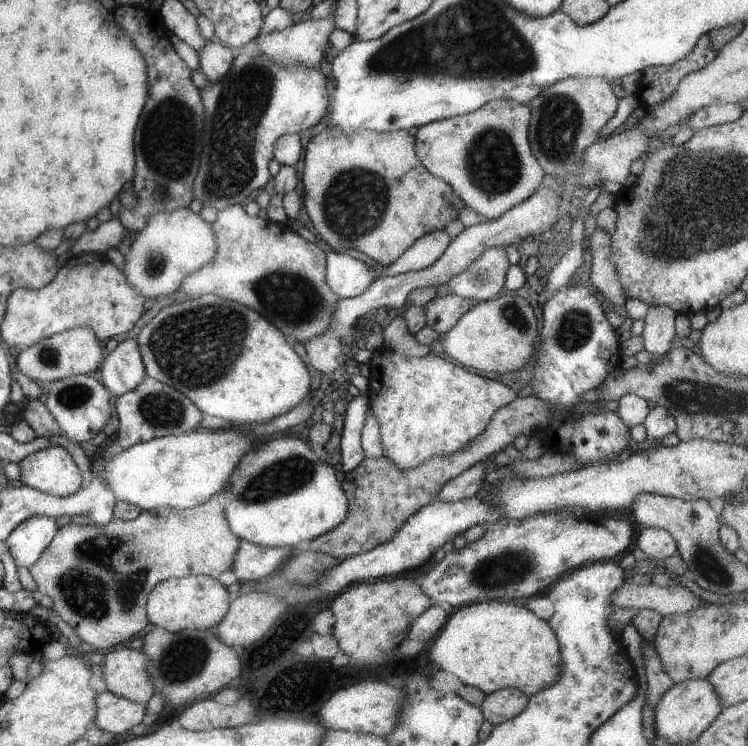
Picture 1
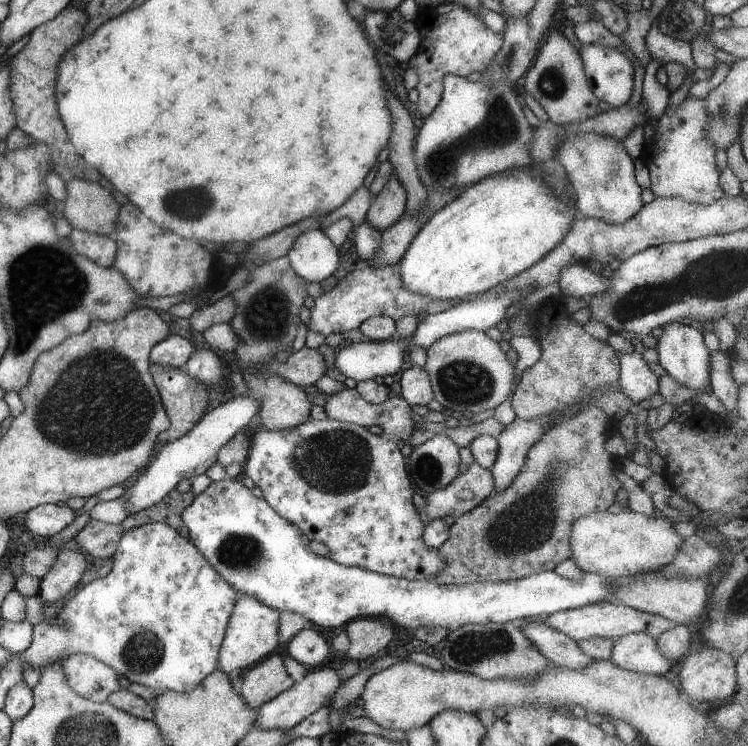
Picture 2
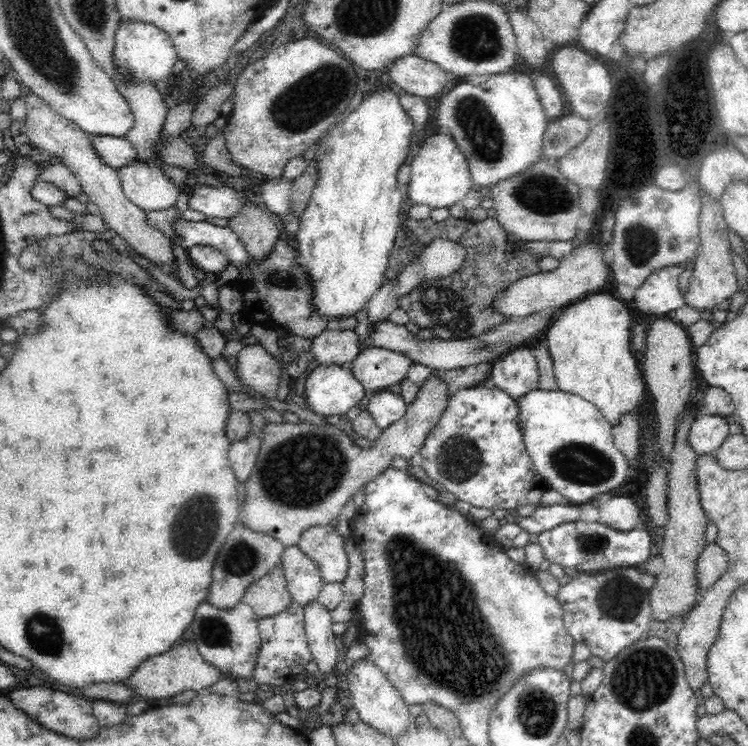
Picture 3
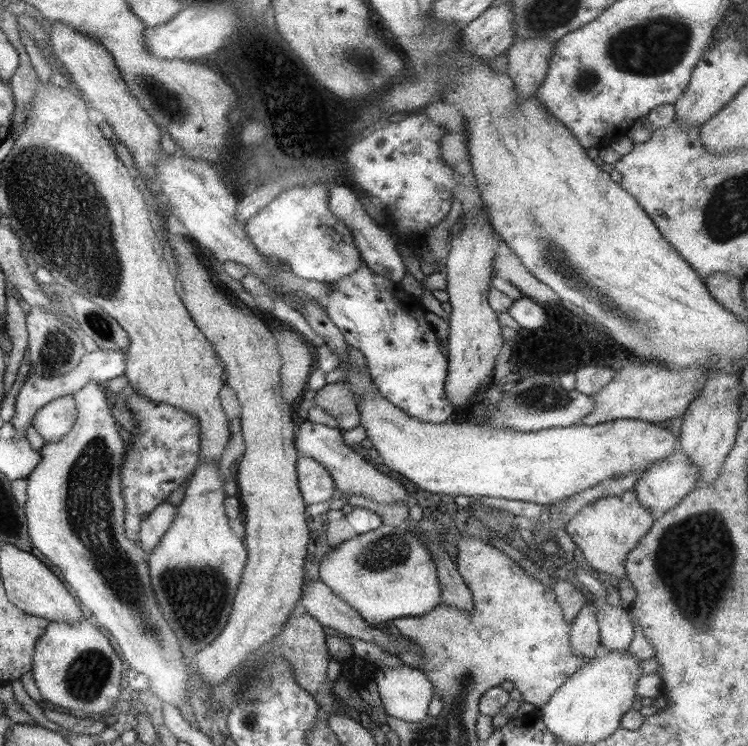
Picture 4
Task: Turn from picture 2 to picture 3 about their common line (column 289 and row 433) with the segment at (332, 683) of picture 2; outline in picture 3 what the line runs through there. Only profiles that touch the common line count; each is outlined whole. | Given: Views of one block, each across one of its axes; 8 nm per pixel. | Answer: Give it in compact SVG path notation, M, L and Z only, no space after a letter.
M702 412L690 423L686 442L697 456L714 454L729 435L728 425L724 417Z

